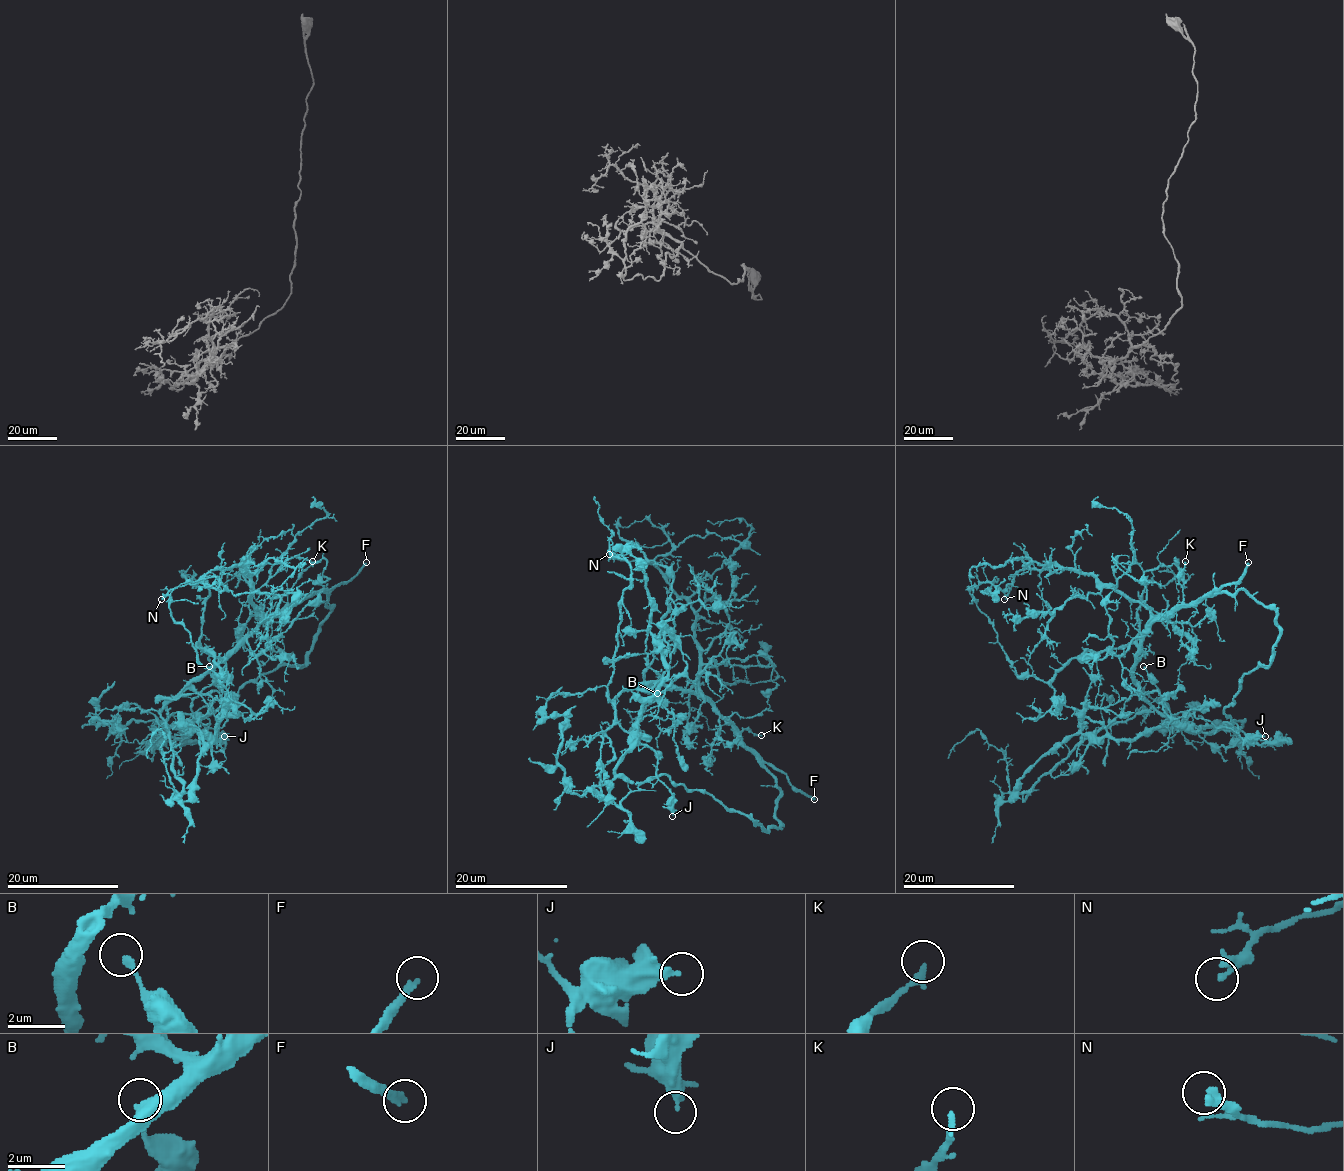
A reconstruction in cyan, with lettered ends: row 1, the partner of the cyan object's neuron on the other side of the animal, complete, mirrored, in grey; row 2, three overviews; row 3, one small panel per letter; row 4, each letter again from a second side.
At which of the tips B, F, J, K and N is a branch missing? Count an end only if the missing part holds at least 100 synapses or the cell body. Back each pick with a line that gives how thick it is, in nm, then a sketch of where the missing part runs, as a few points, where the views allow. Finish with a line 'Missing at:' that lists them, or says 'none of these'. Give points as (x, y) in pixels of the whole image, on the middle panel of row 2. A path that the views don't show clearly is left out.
F: 260 nm
Missing at: F

